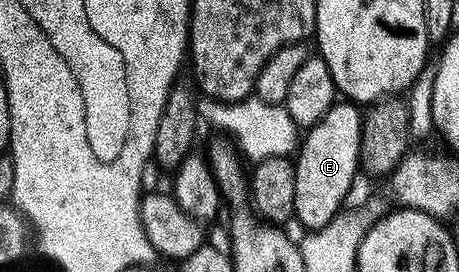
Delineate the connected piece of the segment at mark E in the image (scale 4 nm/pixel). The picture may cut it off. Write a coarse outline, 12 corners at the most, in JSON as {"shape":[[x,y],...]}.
{"shape":[[349,100],[296,150],[294,218],[319,230],[359,173],[363,111]]}

